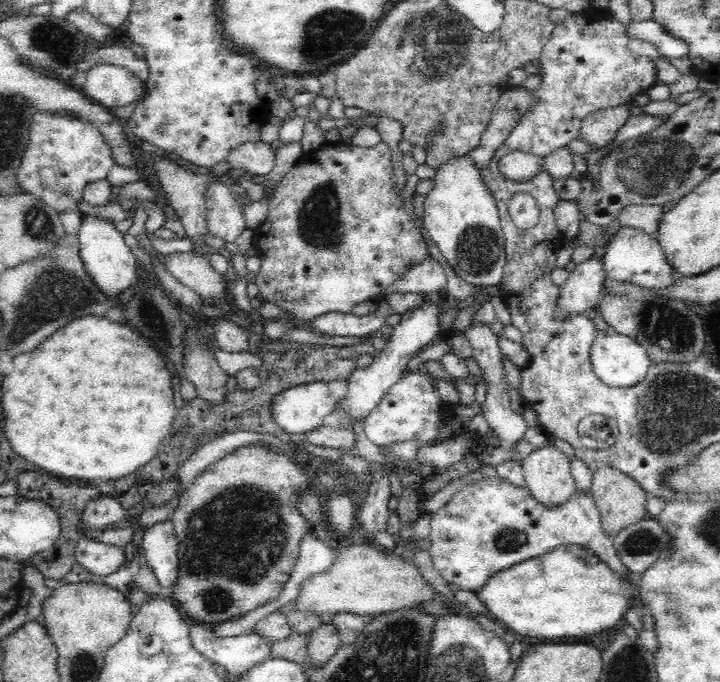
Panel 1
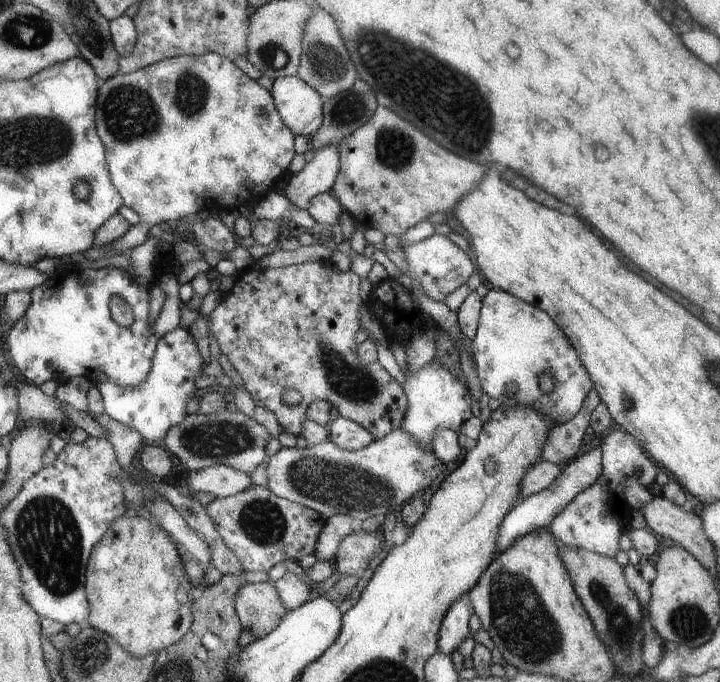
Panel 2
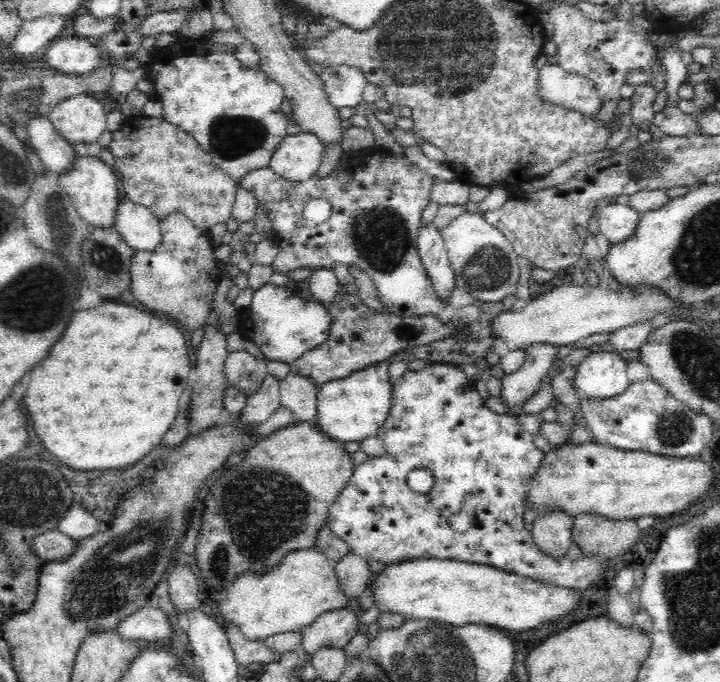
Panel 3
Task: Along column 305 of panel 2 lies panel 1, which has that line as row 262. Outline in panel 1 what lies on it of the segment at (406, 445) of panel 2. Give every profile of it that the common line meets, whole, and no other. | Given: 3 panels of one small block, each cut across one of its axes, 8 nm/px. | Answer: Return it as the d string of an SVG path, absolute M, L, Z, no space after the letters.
M454 155L437 168L434 190L423 203L424 224L445 262L468 284L492 286L501 282L507 262L505 238L495 199L466 155Z

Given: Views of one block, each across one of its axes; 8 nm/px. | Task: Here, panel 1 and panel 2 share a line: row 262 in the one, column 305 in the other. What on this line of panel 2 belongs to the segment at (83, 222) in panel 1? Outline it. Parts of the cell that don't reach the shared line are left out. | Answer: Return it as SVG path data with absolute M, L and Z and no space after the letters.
M295 75L273 79L268 89L282 122L292 133L307 139L322 121L323 98Z

